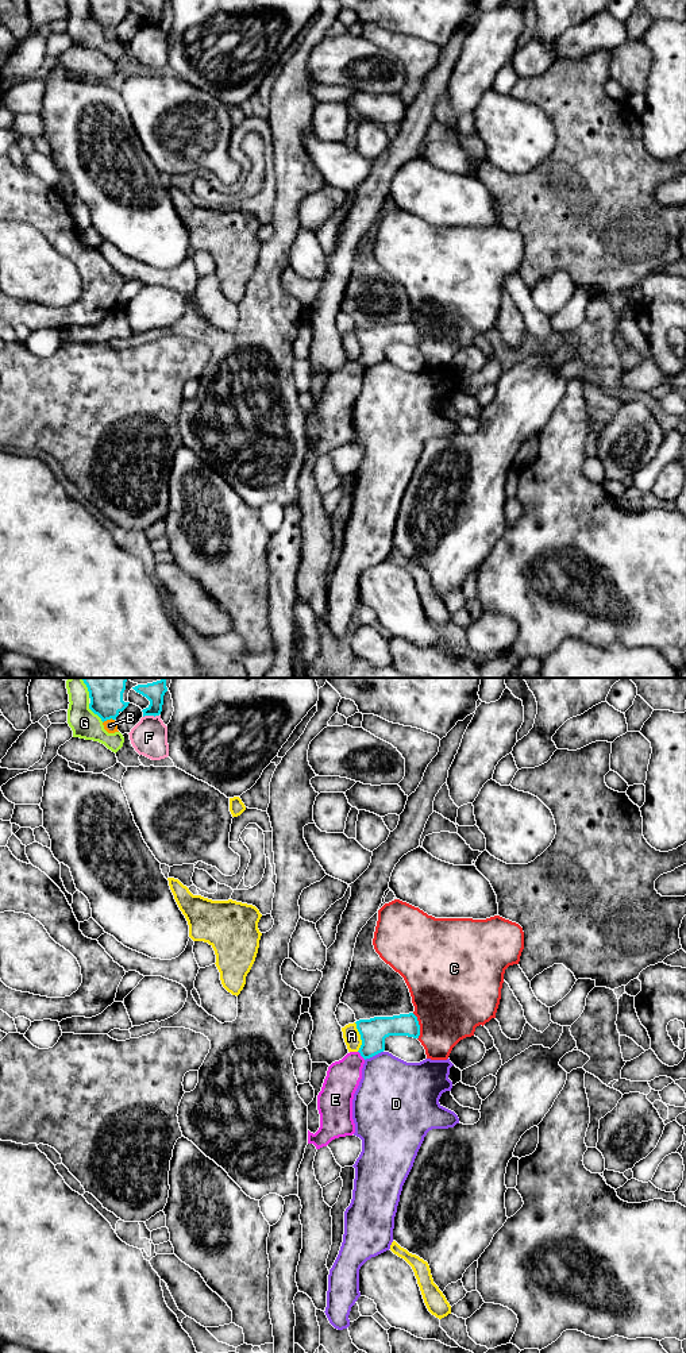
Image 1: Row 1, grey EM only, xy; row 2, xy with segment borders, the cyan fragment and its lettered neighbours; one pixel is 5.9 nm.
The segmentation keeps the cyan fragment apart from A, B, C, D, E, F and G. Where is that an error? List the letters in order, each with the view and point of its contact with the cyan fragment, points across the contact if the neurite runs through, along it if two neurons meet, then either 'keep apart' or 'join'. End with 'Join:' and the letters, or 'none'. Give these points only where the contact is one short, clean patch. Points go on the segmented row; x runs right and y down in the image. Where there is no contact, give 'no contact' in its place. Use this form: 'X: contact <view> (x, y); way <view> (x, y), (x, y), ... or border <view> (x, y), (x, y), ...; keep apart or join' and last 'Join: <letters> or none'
A: contact xy (361, 1037); keep apart
B: contact xy (108, 719); keep apart
C: contact xy (419, 1026); keep apart
D: contact xy (373, 1055); keep apart
E: contact xy (361, 1055); border xy (358, 1051), (365, 1059); keep apart
F: contact xy (150, 714); keep apart
G: contact xy (95, 713); keep apart
Join: none

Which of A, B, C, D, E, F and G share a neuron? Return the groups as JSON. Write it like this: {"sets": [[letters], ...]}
{"sets": [["A"], ["B"], ["C"], ["D"], ["E"], ["F"], ["G"]]}

